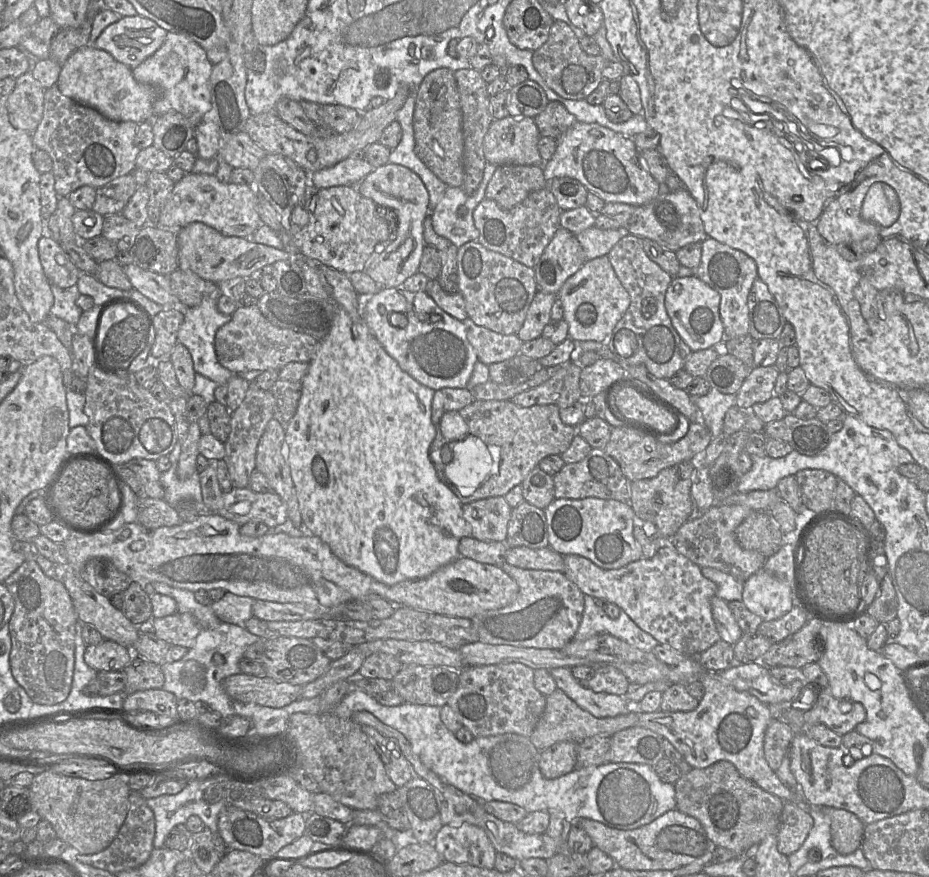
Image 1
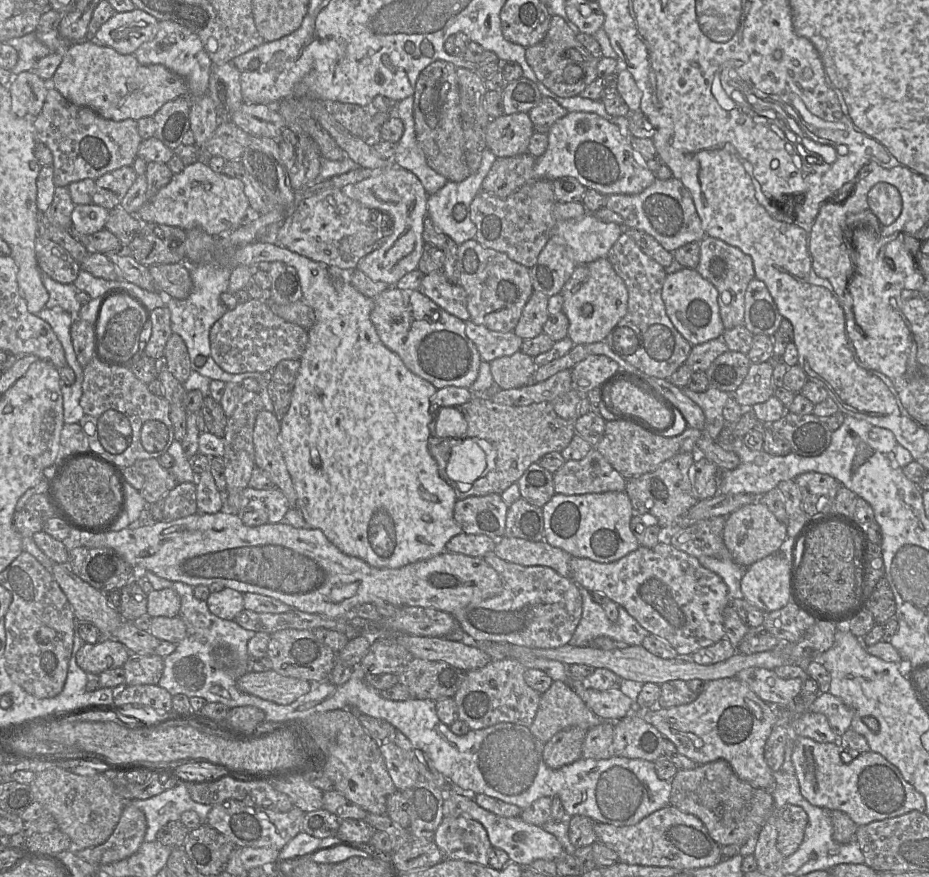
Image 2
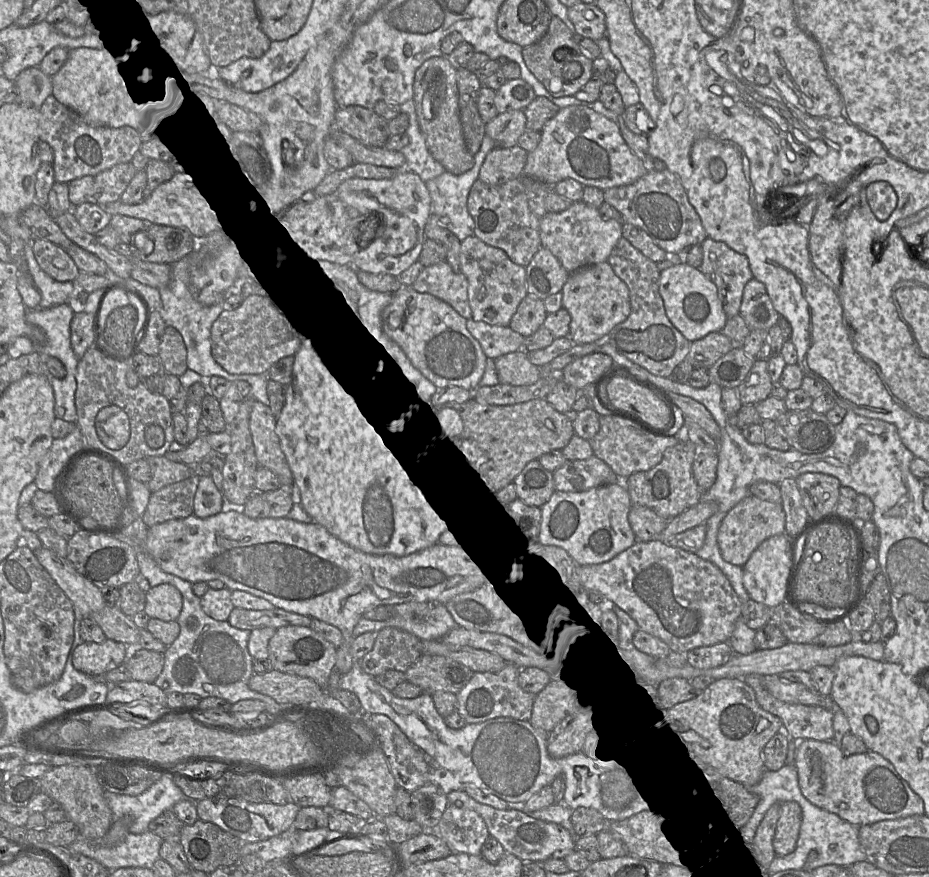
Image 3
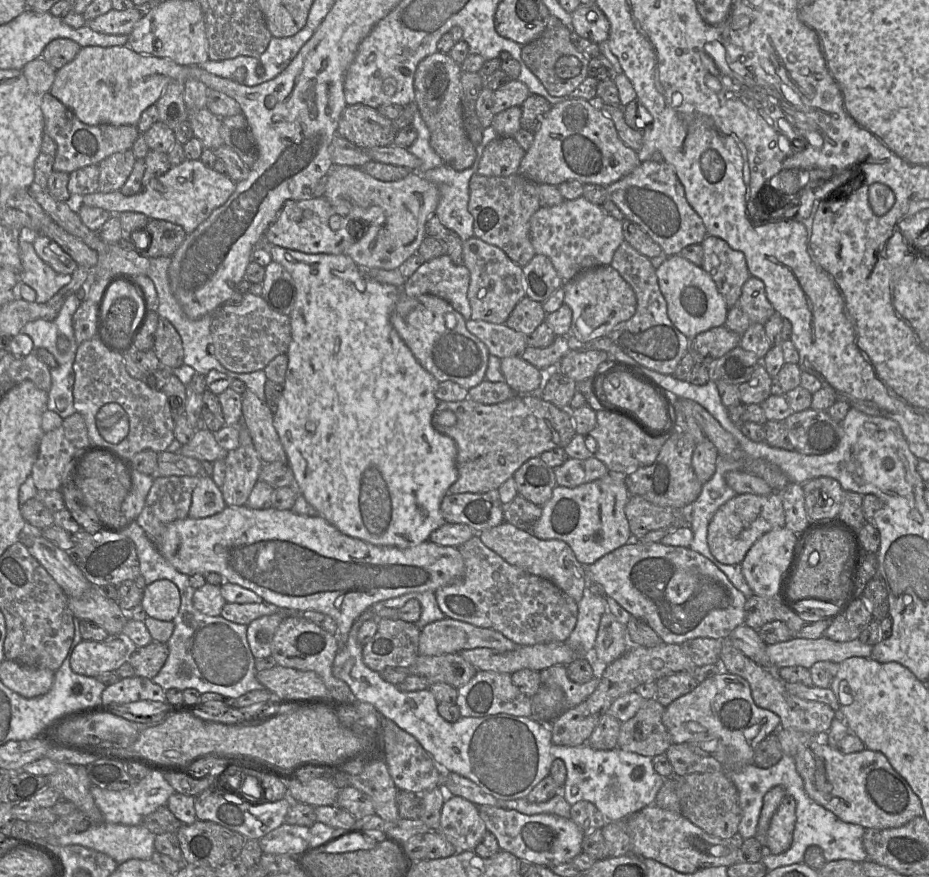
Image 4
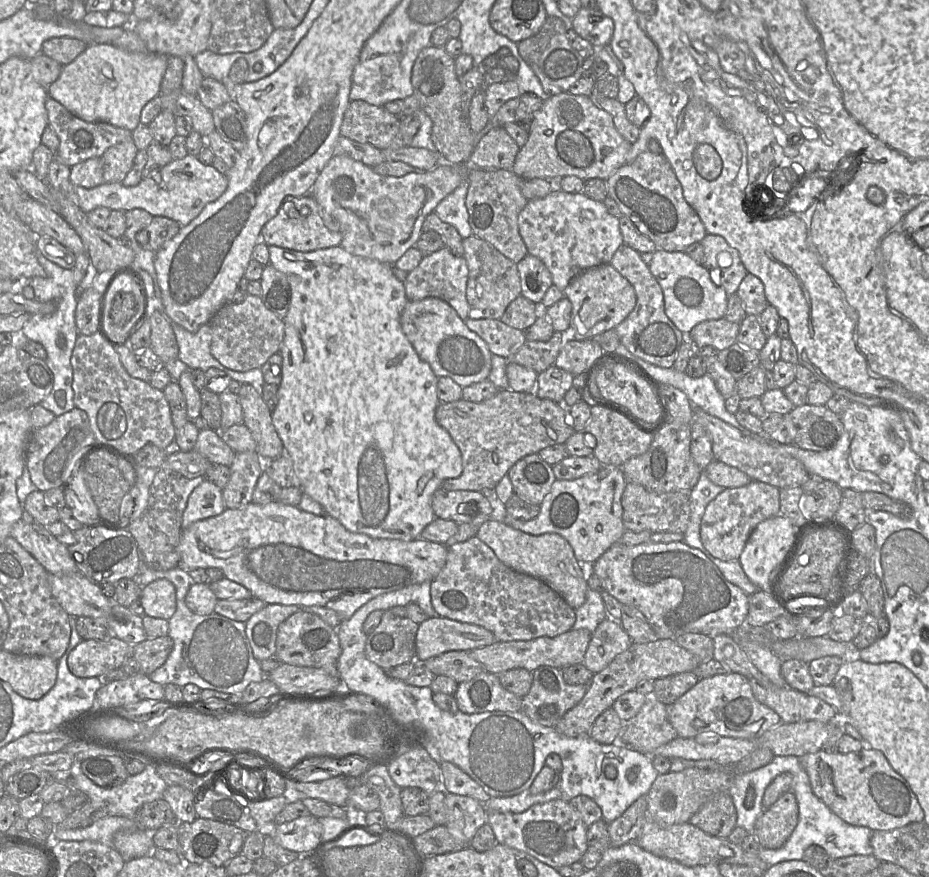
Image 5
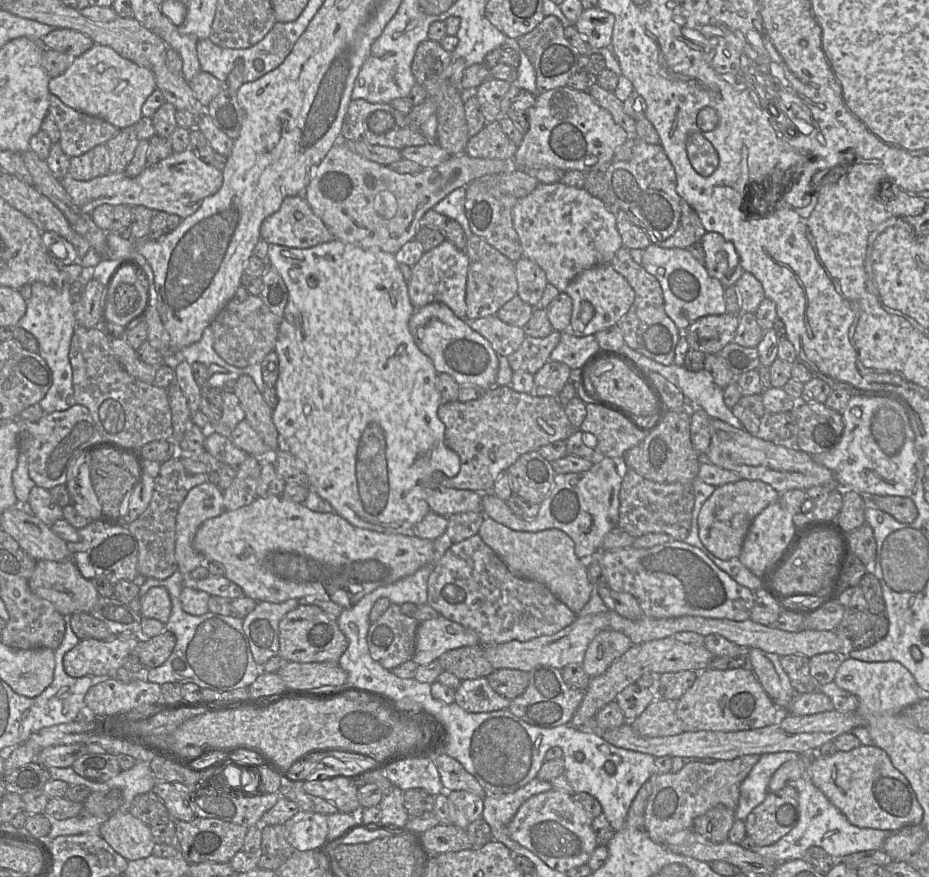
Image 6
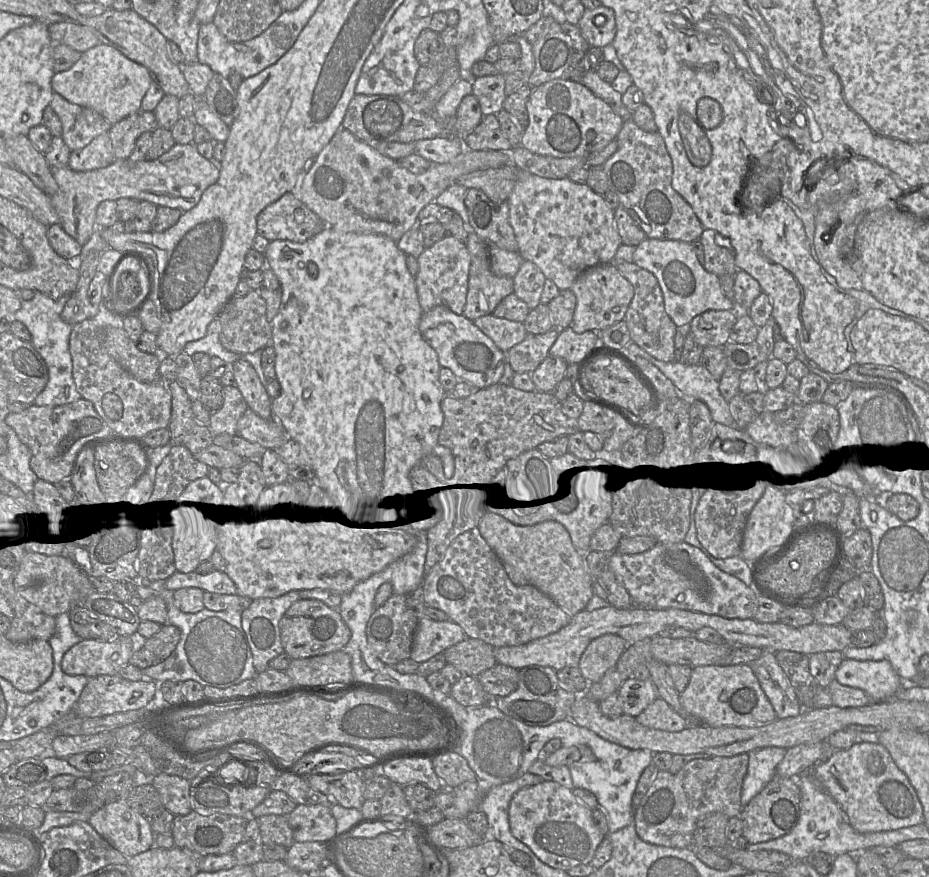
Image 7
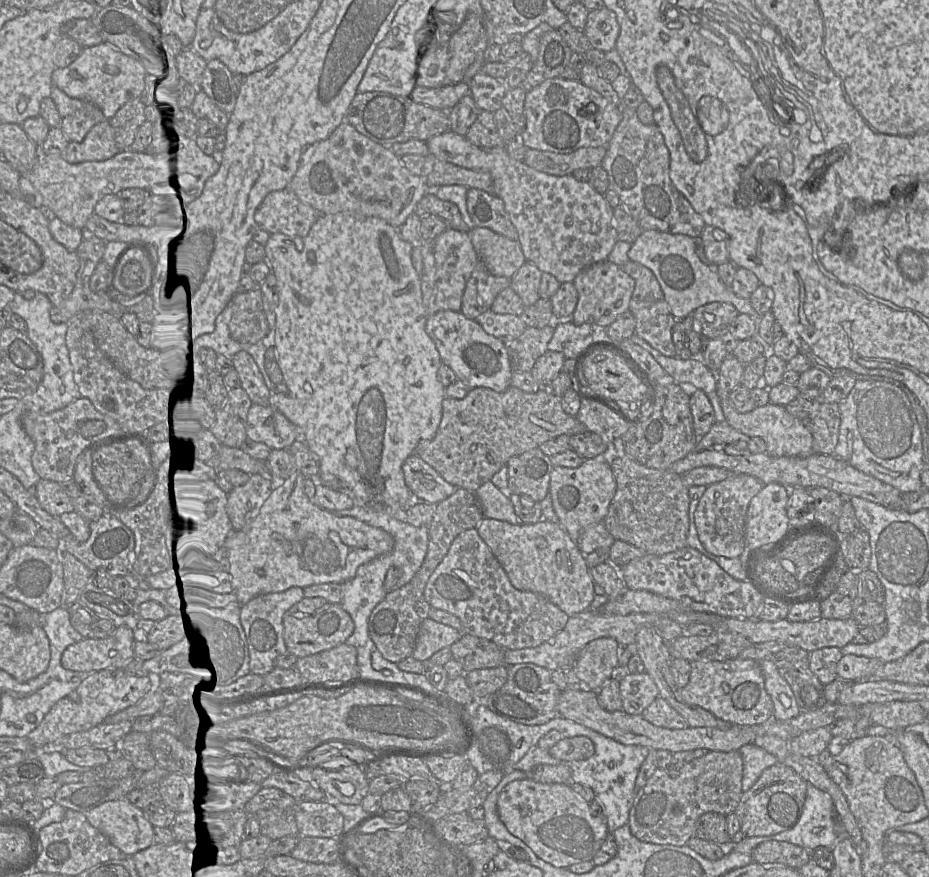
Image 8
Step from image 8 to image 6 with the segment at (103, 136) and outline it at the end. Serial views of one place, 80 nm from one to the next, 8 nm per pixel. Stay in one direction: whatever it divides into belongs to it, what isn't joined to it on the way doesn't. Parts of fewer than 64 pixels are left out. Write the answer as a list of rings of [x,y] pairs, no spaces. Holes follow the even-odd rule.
[[[100,144],[70,159],[68,174],[79,181],[89,181],[109,174],[110,155],[106,144]]]

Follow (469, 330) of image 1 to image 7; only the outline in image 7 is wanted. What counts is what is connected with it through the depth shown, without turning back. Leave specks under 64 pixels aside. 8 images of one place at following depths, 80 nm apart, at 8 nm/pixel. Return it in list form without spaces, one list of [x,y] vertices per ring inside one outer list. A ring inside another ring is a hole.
[[[493,314],[481,316],[473,323],[505,353],[523,341],[527,335],[523,323],[496,317]]]

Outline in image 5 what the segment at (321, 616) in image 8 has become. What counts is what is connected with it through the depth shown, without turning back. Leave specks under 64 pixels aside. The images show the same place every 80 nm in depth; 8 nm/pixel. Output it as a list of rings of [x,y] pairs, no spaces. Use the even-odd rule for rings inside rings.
[[[302,608],[291,614],[278,626],[275,655],[282,663],[321,668],[329,675],[340,678],[337,669],[340,654],[341,646],[336,628],[325,623],[319,616]]]

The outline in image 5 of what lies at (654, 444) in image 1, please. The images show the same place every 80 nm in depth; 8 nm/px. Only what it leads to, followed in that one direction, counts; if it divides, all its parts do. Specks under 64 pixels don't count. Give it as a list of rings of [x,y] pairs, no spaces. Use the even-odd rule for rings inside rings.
[[[595,405],[584,429],[595,437],[593,456],[602,465],[621,467],[628,459],[645,453],[653,439],[623,415]]]

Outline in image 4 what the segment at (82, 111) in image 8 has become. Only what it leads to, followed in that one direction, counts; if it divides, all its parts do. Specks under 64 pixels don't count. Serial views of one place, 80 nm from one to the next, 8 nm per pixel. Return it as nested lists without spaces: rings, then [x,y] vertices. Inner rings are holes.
[[[50,93],[41,96],[41,110],[44,118],[44,134],[50,136],[57,145],[53,164],[54,171],[70,174],[86,166],[98,165],[112,154],[132,149],[140,135],[137,127],[133,125],[87,125]]]

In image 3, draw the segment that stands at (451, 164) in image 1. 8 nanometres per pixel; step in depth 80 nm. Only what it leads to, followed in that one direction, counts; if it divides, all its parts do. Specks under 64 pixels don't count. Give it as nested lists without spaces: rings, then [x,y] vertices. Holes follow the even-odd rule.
[[[448,56],[426,60],[415,73],[413,91],[417,120],[429,152],[445,171],[464,174],[474,166],[475,160],[466,146],[460,120],[457,68]]]

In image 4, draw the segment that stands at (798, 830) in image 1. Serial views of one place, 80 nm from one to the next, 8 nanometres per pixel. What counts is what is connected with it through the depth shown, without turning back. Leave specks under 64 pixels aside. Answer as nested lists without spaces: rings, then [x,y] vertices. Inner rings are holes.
[[[786,795],[773,815],[767,831],[765,850],[778,855],[790,849],[796,825],[796,801]]]

